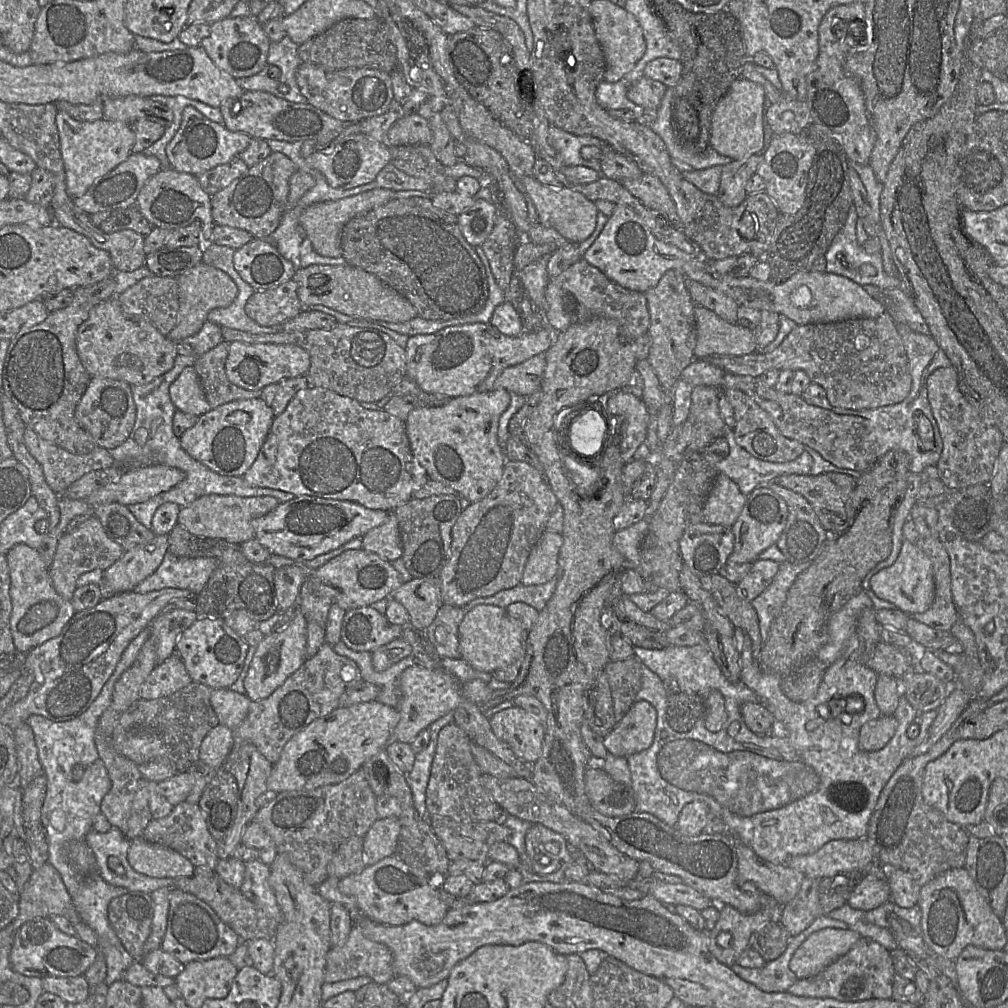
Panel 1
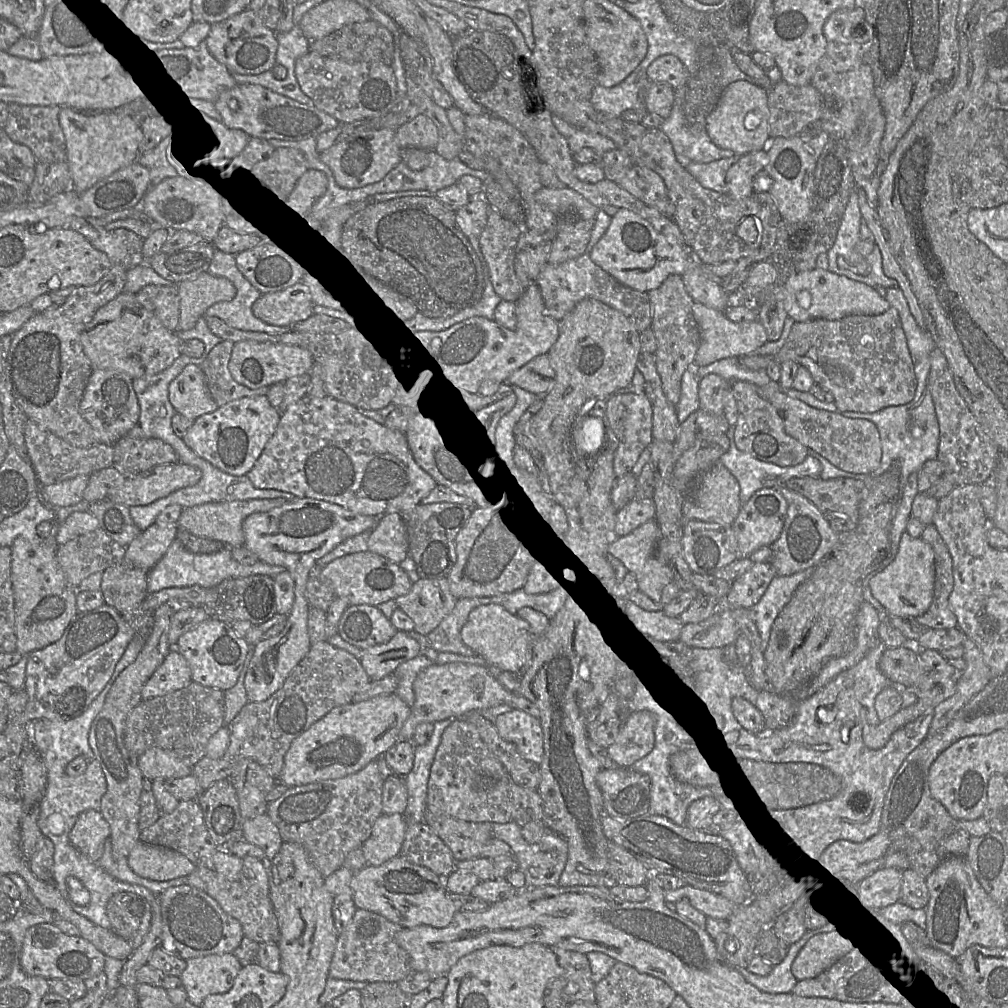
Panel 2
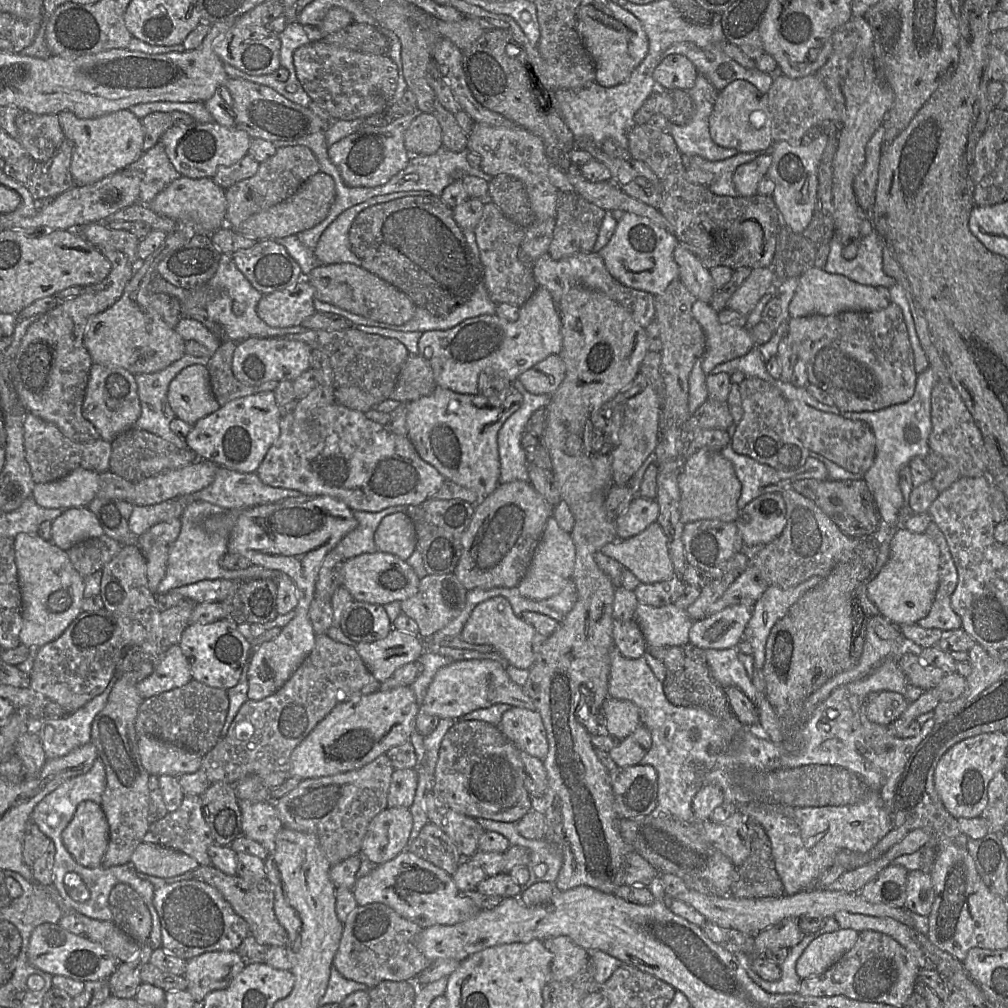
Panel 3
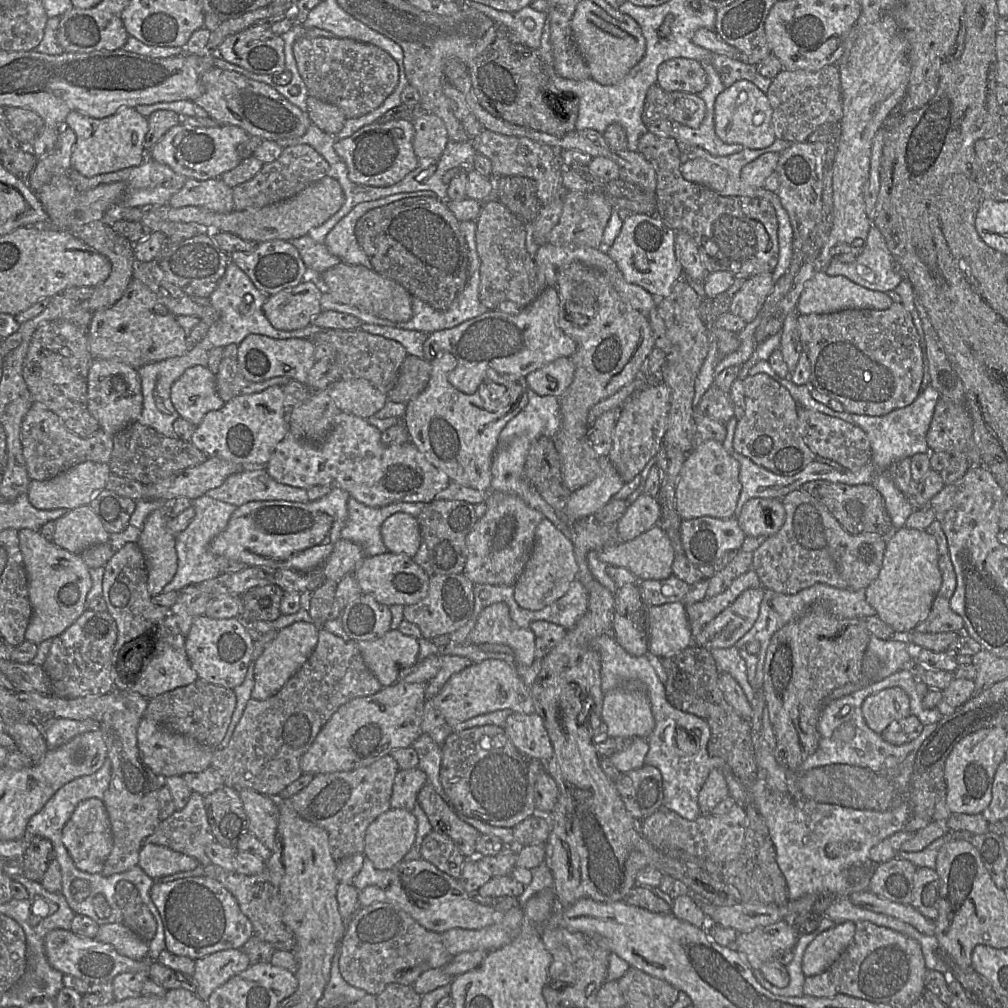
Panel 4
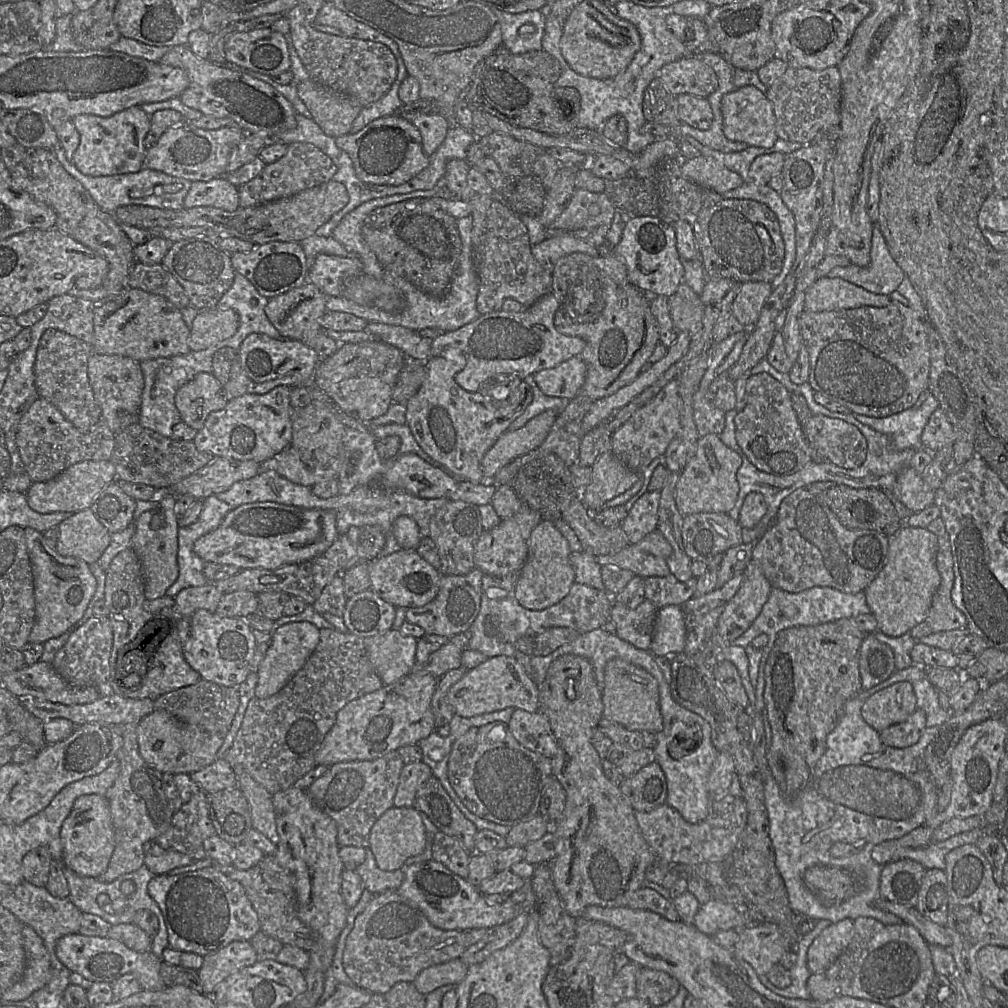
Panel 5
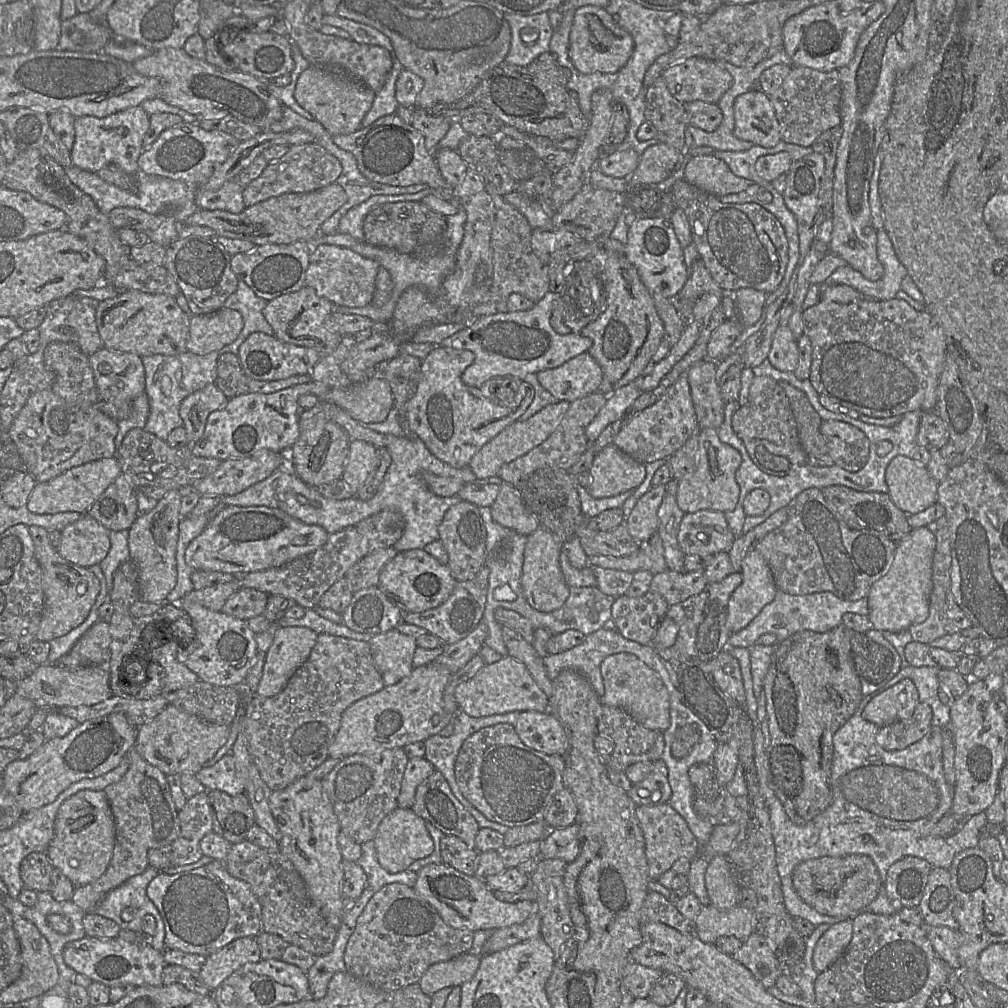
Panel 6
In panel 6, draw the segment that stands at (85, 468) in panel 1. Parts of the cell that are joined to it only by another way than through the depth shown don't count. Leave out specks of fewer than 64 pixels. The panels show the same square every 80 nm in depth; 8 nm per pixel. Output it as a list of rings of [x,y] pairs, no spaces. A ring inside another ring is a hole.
[[[48,388],[28,398],[7,436],[16,447],[23,468],[37,483],[49,481],[72,467],[115,457],[117,433],[117,422],[102,412],[99,406],[81,409],[69,405]]]

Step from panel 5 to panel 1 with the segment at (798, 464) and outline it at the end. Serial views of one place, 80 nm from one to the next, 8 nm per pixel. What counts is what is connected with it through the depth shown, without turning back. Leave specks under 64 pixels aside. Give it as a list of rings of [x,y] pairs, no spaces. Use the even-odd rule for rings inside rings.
[[[722,389],[734,410],[734,438],[741,448],[760,460],[784,463],[793,461],[805,451],[805,445],[781,434],[771,416],[751,397],[737,389]]]

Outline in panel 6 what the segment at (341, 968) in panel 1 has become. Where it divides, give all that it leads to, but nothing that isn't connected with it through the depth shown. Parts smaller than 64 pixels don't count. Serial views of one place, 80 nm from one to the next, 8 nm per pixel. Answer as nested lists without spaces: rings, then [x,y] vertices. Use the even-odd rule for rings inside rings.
[[[391,883],[374,893],[359,916],[345,951],[346,971],[392,994],[410,984],[419,983],[433,964],[467,953],[473,942],[473,931],[447,924],[413,887]]]

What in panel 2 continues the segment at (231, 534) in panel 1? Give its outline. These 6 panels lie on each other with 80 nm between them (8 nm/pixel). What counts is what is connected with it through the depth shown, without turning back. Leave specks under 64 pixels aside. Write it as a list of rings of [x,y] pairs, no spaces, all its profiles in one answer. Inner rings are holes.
[[[286,498],[235,500],[230,502],[215,502],[184,508],[177,525],[190,533],[203,538],[218,540],[230,547],[244,545],[245,536],[242,530],[244,519],[250,514],[267,512],[286,504]]]

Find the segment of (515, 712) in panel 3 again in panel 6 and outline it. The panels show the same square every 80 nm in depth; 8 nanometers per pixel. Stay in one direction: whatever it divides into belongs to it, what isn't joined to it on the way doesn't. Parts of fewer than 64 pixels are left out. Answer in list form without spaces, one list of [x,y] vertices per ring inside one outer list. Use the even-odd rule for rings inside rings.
[[[522,711],[514,729],[528,747],[548,755],[562,755],[568,747],[568,735],[561,722],[549,711]]]

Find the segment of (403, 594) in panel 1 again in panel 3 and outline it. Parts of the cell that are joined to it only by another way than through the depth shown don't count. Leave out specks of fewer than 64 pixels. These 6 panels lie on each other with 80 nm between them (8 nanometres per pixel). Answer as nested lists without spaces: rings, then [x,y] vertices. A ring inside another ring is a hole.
[[[454,573],[427,575],[420,579],[415,595],[400,602],[402,613],[412,618],[418,625],[420,638],[430,638],[445,627],[465,606],[467,589]]]

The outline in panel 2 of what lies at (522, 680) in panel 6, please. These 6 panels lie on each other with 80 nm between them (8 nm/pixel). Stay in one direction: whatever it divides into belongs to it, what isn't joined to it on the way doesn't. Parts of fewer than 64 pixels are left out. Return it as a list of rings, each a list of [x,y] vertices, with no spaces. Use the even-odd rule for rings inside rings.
[[[461,662],[432,664],[417,674],[413,682],[413,691],[415,701],[400,730],[402,740],[411,740],[417,725],[422,722],[434,723],[449,717],[463,718],[470,711],[500,704],[523,710],[536,718],[540,715],[535,704],[514,691],[504,688],[486,667],[477,664]]]

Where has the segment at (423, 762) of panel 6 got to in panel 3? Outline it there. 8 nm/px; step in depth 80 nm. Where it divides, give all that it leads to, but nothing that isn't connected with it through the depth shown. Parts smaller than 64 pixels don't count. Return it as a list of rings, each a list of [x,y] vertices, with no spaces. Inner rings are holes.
[[[414,768],[394,770],[387,796],[387,806],[410,808],[418,784],[418,773]]]

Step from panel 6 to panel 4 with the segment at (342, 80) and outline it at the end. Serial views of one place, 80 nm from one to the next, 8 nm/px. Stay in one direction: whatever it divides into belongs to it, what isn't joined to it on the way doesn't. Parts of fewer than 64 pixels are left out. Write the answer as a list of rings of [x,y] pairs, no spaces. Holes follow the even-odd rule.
[[[308,96],[306,103],[308,116],[319,129],[332,136],[342,130],[347,118],[341,109],[312,96]]]

